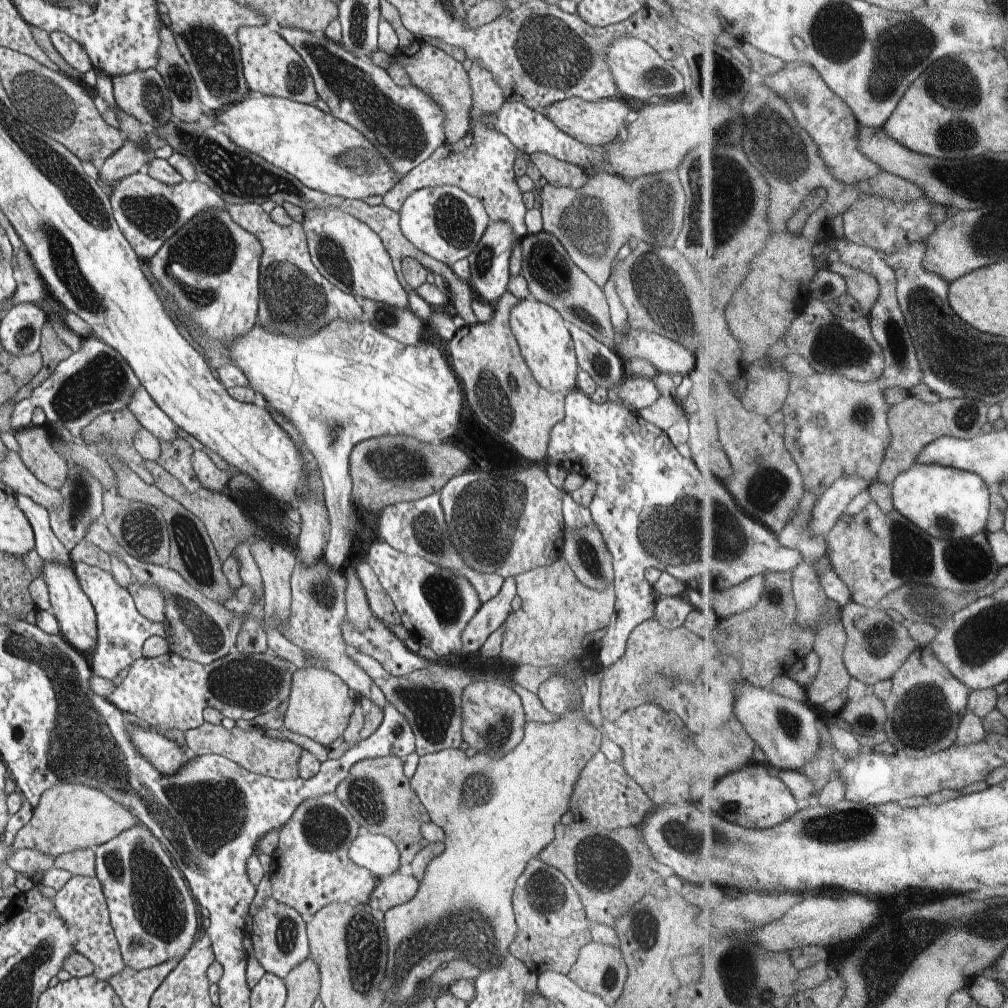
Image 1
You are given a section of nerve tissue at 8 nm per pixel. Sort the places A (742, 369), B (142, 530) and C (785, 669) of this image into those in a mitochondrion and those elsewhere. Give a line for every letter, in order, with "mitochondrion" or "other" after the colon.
A: other
B: mitochondrion
C: other

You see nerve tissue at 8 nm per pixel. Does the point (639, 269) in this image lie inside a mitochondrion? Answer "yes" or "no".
yes

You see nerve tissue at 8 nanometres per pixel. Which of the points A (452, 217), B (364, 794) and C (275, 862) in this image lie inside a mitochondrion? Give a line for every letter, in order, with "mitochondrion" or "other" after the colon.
A: mitochondrion
B: mitochondrion
C: other

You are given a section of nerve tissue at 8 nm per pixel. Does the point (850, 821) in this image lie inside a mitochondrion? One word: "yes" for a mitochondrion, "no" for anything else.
yes

